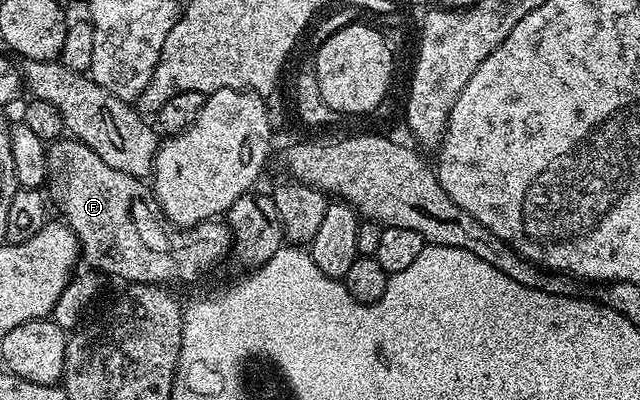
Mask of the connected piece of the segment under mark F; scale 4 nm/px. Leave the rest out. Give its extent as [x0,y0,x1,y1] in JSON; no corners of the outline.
[47,136,235,284]

